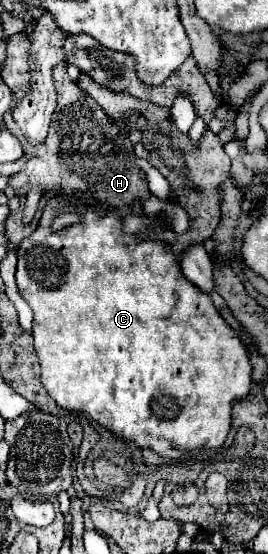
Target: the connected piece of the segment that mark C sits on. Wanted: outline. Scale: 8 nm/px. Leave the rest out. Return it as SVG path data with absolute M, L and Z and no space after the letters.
M54 198L46 204L46 210L40 218L38 228L32 232L32 236L24 238L18 246L18 270L16 280L22 298L28 302L28 306L34 312L32 322L32 336L34 336L34 350L40 362L40 382L46 388L46 392L54 398L54 402L60 408L68 410L82 410L88 412L100 426L110 430L112 434L120 436L128 444L134 444L136 448L144 450L150 448L156 454L172 460L184 458L186 450L194 448L220 448L230 432L230 420L232 420L232 404L236 400L244 400L250 392L252 384L252 364L248 360L248 352L244 344L240 342L240 336L232 326L226 324L226 320L218 314L218 310L212 306L212 300L206 292L196 288L192 282L184 278L180 272L178 258L172 254L170 246L162 240L136 240L134 234L126 234L122 230L122 218L110 210L96 208L88 204L88 210L82 212L82 222L74 224L70 228L64 228L60 232L52 230L52 222L60 212L72 210L66 200Z

